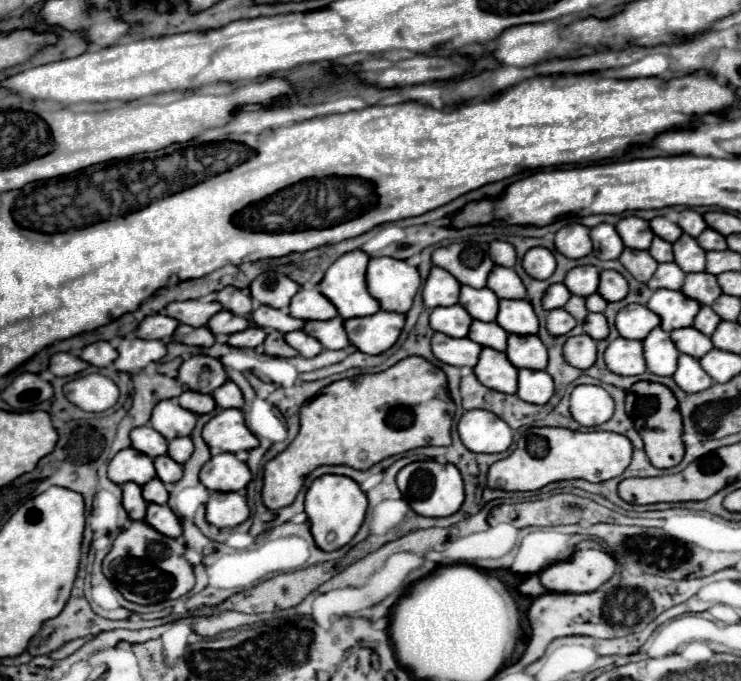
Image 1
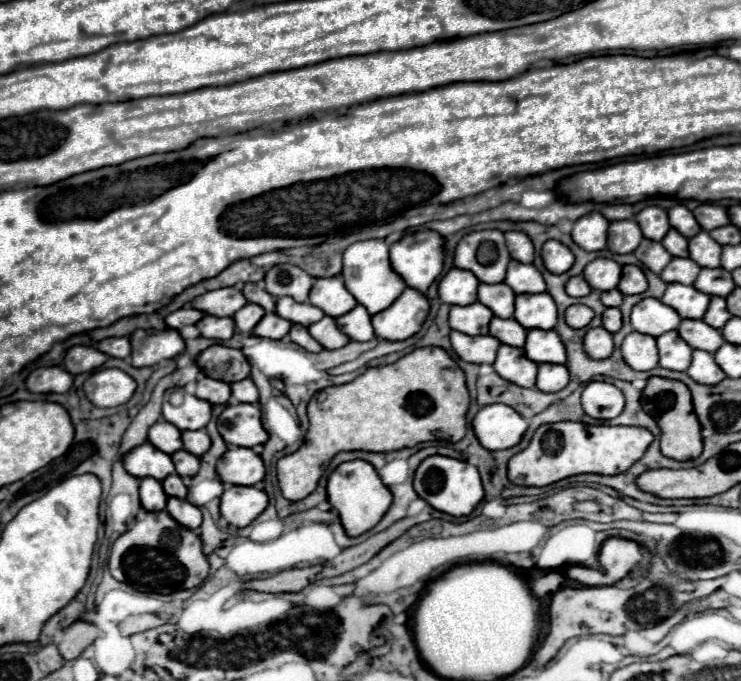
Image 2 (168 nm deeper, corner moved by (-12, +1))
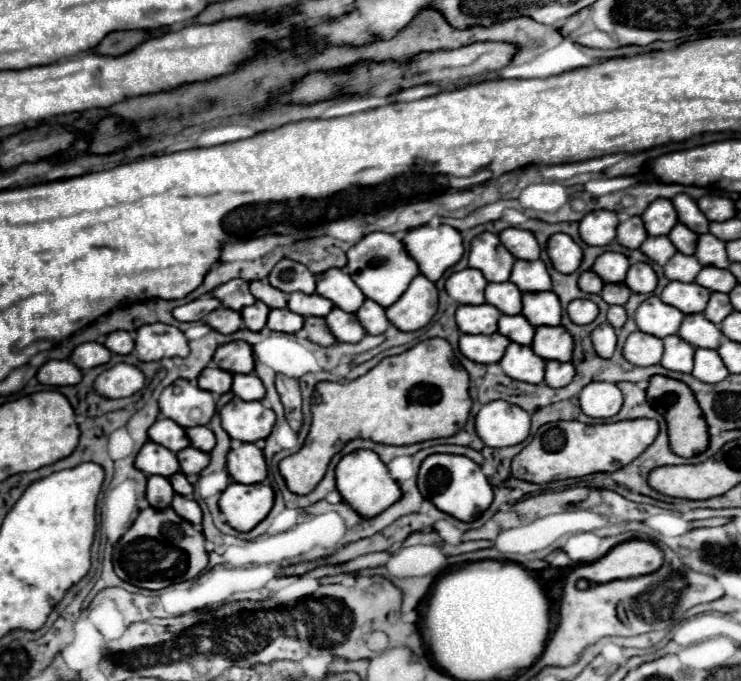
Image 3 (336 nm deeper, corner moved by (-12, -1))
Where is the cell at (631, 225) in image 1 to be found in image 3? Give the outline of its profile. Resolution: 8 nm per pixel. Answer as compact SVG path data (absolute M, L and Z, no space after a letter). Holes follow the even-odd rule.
M656 199L642 215L648 235L668 235L670 229L678 223L676 209L668 199Z

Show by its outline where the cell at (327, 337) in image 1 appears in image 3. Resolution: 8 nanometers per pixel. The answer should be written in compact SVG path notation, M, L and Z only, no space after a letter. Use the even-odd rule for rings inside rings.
M366 299L364 305L358 309L358 321L370 335L380 335L390 327L390 321L386 317L386 309L382 305L376 305L376 301Z

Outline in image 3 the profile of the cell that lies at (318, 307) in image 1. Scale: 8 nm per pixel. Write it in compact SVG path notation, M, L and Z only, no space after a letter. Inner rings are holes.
M338 267L320 273L316 279L316 293L334 301L336 307L348 313L356 313L356 309L360 309L366 299L358 285L352 281L352 277Z

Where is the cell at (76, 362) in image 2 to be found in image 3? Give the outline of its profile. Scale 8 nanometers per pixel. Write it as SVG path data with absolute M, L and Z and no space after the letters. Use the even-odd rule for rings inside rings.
M82 343L72 351L72 361L74 365L78 365L80 369L92 369L96 365L104 365L110 361L110 351L102 345L102 343Z

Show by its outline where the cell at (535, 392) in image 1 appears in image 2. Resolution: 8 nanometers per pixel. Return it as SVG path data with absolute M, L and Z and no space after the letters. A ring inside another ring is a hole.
M542 363L538 367L538 377L536 377L536 387L544 393L556 393L568 385L568 369L564 365L550 365Z

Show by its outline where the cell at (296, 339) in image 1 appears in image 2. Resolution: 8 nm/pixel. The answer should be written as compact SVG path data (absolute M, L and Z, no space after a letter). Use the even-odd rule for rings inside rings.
M324 317L318 323L312 323L312 327L308 327L308 333L324 347L324 349L340 349L344 347L350 339L336 327L332 317Z

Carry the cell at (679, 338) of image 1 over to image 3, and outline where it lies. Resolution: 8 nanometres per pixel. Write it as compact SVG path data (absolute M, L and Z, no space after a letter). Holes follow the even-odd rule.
M692 313L686 315L678 335L688 341L694 347L706 347L706 349L716 349L718 339L720 339L720 329L712 321L708 321L702 313Z

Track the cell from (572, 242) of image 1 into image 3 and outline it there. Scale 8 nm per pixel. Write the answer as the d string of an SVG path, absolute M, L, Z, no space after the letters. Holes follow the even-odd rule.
M590 211L580 221L580 237L588 245L608 245L616 237L618 217L614 211Z

